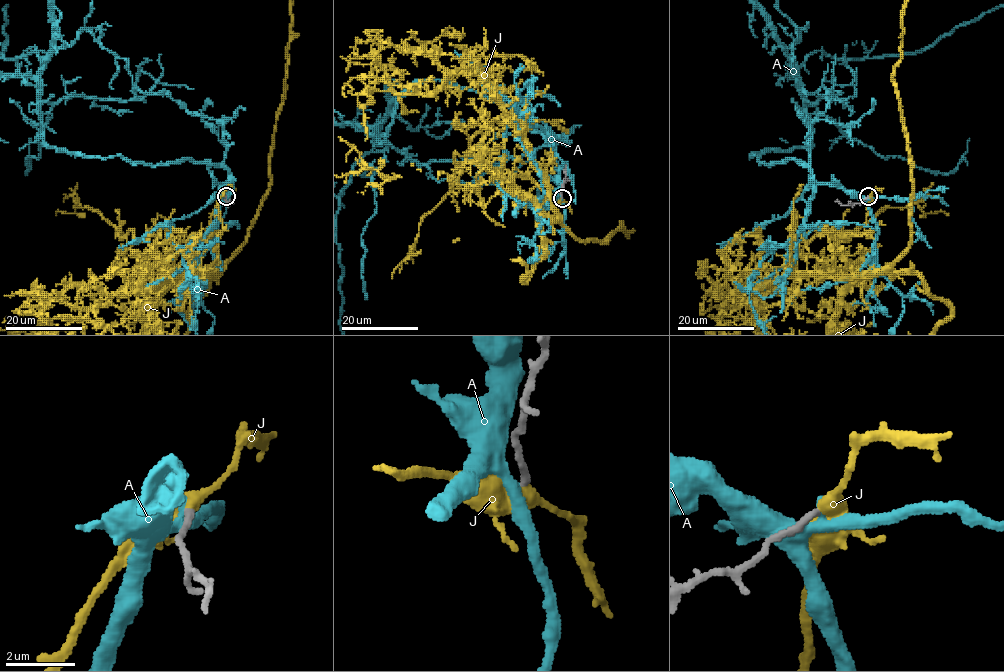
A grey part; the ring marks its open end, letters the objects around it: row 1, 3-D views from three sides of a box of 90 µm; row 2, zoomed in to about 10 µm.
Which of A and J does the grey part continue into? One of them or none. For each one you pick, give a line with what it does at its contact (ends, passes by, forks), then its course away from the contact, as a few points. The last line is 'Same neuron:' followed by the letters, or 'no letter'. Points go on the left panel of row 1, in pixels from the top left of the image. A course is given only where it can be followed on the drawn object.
J: It passes by
Same neuron: J

